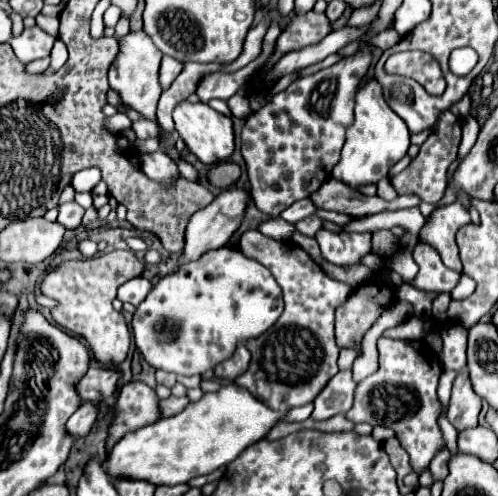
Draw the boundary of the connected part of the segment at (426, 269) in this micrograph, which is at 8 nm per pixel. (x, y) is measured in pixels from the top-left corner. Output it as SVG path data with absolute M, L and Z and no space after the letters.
M419 240L412 251L412 256L420 266L420 272L414 278L412 286L420 290L430 290L430 292L452 292L452 288L458 284L462 274L446 268L438 252L430 244L424 244Z

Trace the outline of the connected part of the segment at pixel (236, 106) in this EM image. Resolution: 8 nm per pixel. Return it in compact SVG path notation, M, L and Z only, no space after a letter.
M234 94L230 100L228 100L228 108L232 112L232 116L236 118L246 118L248 112L250 112L250 106L248 106L248 100L240 94Z

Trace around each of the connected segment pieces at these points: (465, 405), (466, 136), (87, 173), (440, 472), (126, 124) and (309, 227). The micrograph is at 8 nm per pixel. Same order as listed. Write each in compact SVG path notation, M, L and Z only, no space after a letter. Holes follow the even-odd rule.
M460 370L460 374L452 384L452 396L446 418L456 426L456 430L464 430L478 424L480 410L482 410L482 400L472 390L468 370Z
M468 116L468 118L462 120L462 142L460 142L460 150L458 150L460 160L474 146L474 142L478 138L478 130L480 130L480 124L478 124L478 120L474 116Z
M84 168L80 172L74 174L72 178L72 186L76 188L76 192L90 192L98 182L100 182L100 170L98 168Z
M442 450L436 454L436 458L430 464L430 472L434 480L444 480L448 476L448 458L450 458L450 450Z
M116 114L116 116L110 116L110 118L104 120L104 130L112 132L112 134L118 134L118 132L130 128L130 126L132 126L132 122L130 122L130 118L124 116L124 114ZM110 122L112 122L112 128L110 128Z
M310 216L310 218L300 220L300 222L296 224L296 230L300 230L300 232L306 234L306 236L314 236L320 228L322 228L322 220L316 218L316 216Z

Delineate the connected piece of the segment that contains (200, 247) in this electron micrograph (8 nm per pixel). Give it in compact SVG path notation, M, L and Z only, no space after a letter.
M232 186L230 190L220 192L212 204L208 204L200 212L194 212L188 220L188 226L186 226L186 244L184 244L182 256L178 258L178 266L192 262L192 260L198 260L208 250L218 250L218 248L226 246L230 242L230 236L238 230L238 226L244 218L244 210L246 210L248 200L250 200L250 196L246 190Z

